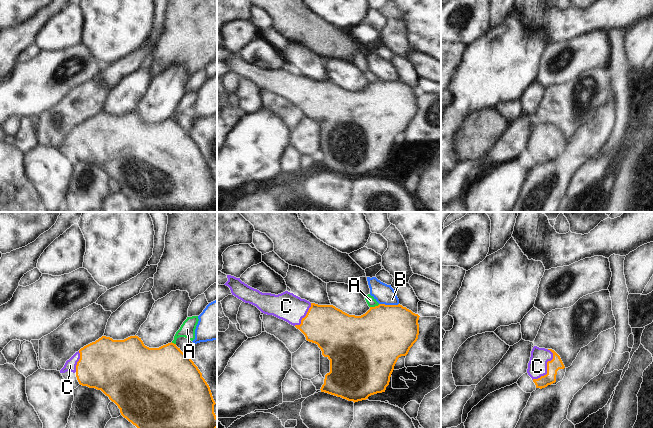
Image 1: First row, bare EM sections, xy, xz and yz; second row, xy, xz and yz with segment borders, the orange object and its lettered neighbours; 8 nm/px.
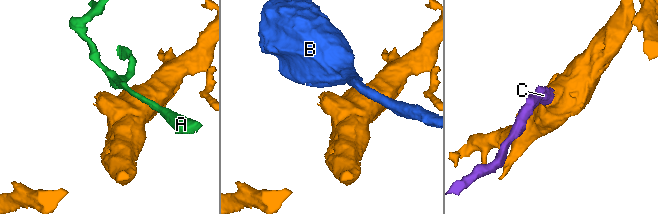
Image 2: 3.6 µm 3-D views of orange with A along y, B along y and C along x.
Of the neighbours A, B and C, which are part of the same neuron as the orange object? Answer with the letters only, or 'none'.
C

